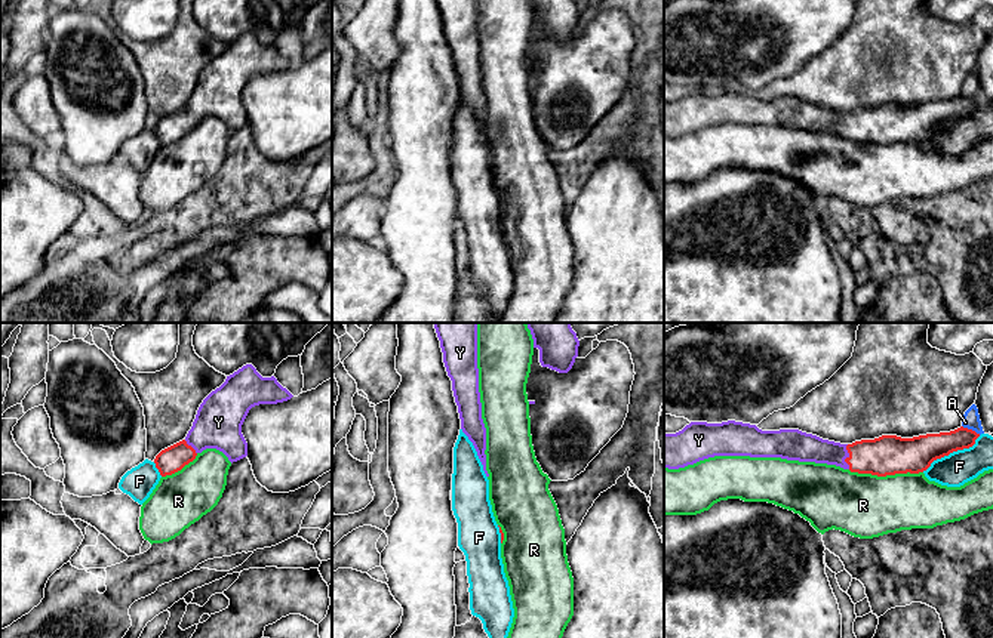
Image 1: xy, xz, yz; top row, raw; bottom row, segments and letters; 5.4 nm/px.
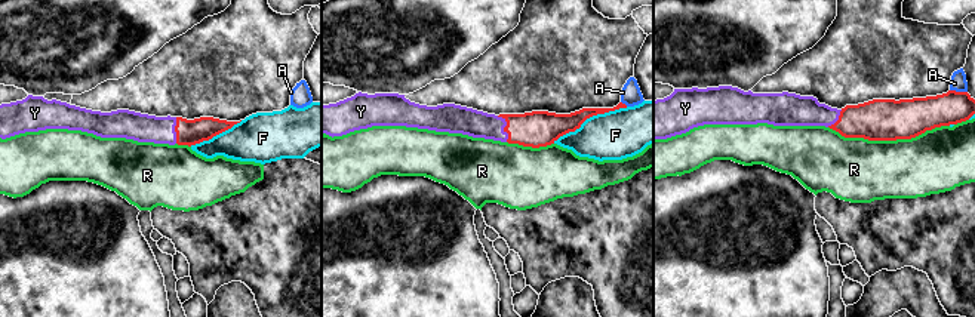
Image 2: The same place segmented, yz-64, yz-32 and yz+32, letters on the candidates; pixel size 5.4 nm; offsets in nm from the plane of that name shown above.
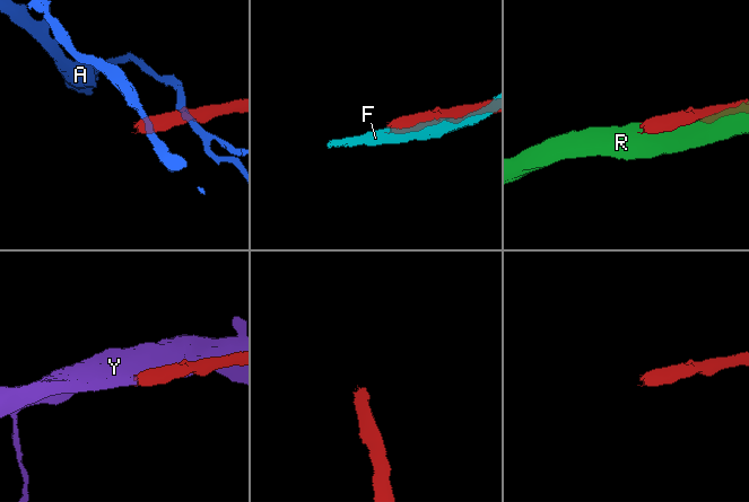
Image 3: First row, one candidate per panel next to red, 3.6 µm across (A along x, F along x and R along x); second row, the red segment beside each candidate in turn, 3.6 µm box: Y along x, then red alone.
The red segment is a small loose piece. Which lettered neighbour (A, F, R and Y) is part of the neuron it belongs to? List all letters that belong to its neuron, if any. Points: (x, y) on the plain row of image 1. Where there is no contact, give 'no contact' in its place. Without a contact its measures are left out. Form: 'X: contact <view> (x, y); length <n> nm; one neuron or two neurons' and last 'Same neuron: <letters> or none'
A: contact yz (971, 98); length 120 nm; two neurons
F: contact yz (952, 120); length 380 nm; two neurons
R: contact yz (885, 144); length 400 nm; two neurons
Y: contact yz (847, 126); length 140 nm; one neuron
Same neuron: Y

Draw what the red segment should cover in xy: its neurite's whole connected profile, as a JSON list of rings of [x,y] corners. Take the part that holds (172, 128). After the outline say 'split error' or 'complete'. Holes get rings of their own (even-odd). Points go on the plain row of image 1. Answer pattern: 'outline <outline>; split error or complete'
outline [[[252,33],[243,34],[203,68],[187,105],[162,118],[154,127],[156,136],[162,145],[172,144],[206,117],[222,120],[231,132],[246,126],[242,93],[249,78],[292,65],[274,44],[262,46]]]; split error

